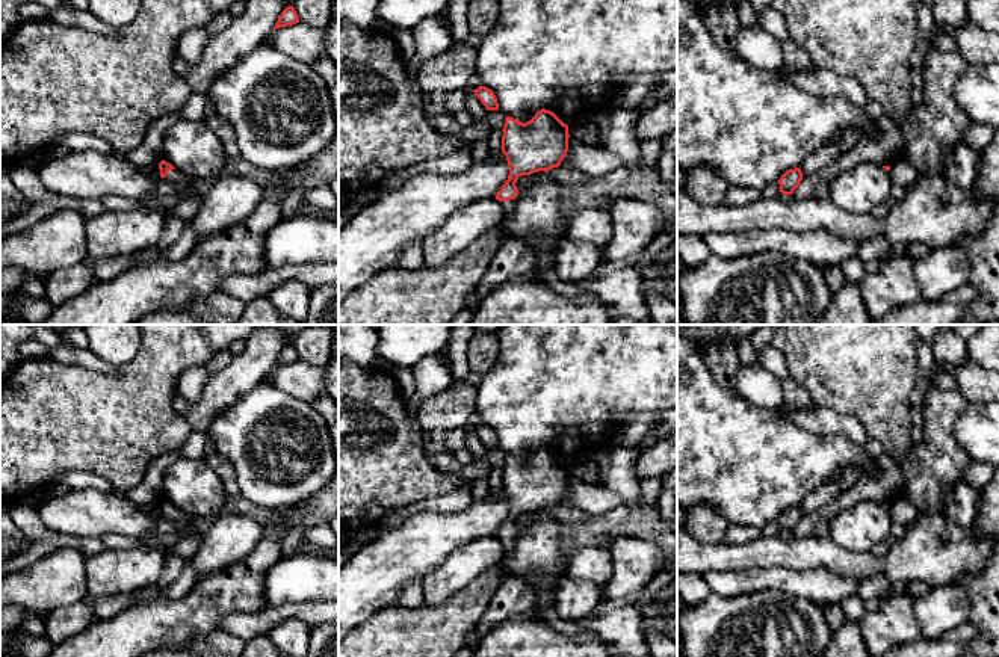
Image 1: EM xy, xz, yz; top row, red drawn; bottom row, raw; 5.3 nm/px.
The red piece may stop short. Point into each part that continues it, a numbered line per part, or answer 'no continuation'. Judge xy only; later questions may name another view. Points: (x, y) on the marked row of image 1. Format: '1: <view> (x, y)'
1: xy (182, 185)

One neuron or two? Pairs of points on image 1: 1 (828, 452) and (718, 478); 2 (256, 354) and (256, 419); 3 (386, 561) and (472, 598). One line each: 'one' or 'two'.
1: one
2: two
3: two

